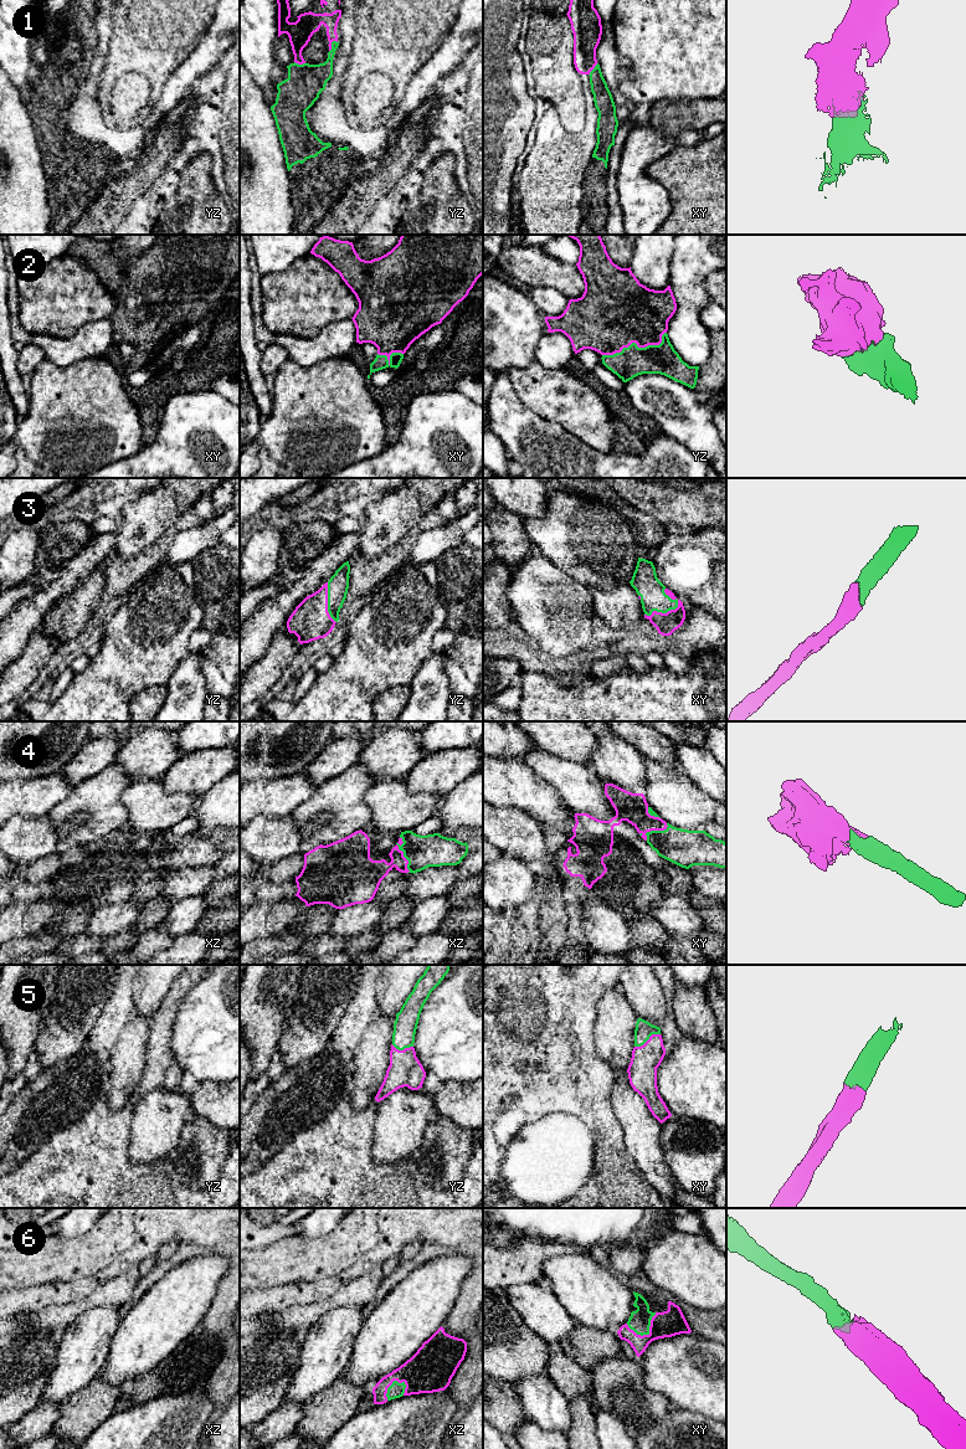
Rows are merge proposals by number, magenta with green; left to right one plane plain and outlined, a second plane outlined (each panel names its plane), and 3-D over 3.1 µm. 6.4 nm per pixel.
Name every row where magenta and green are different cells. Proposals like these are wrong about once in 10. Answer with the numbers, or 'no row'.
no row

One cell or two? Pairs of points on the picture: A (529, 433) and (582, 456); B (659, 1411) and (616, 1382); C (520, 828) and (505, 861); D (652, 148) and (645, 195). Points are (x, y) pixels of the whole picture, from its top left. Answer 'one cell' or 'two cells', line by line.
A: one cell
B: one cell
C: two cells
D: one cell

